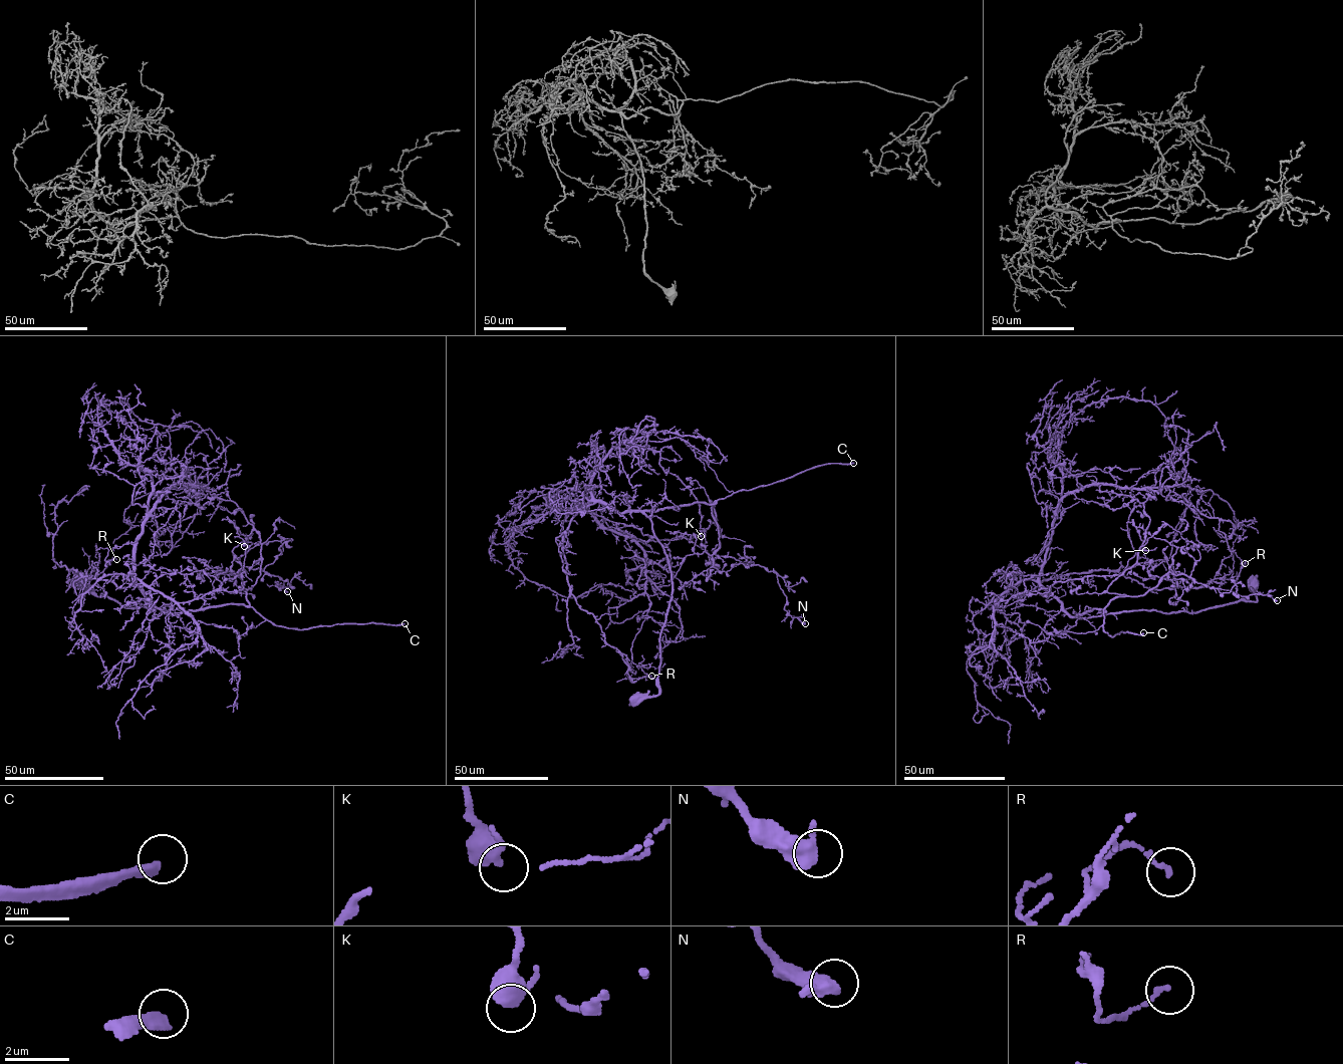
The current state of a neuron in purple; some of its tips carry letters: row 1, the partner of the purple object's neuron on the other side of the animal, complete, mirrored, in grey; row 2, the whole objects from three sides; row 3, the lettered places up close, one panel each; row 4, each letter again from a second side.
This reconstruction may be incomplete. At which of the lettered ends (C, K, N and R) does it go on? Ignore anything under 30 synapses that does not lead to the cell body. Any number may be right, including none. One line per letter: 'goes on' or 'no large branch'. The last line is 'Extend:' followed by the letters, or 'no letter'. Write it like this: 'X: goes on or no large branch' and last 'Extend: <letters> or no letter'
C: goes on
K: no large branch
N: no large branch
R: no large branch
Extend: C

